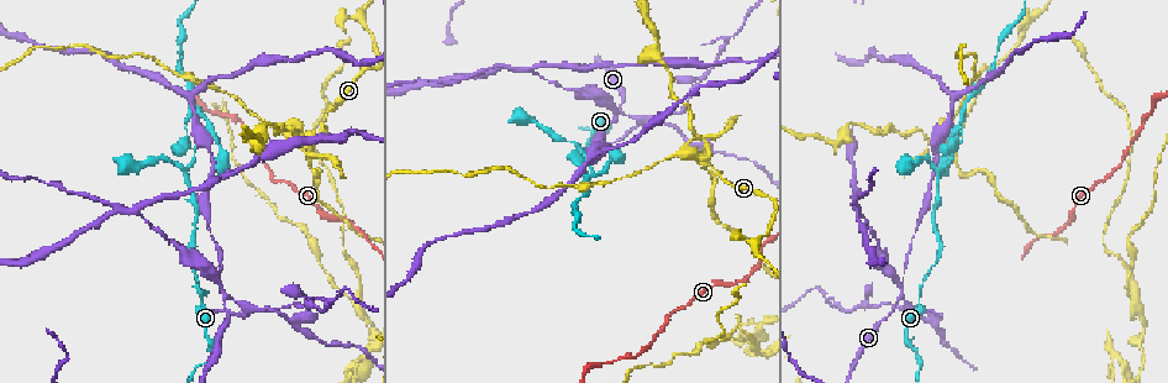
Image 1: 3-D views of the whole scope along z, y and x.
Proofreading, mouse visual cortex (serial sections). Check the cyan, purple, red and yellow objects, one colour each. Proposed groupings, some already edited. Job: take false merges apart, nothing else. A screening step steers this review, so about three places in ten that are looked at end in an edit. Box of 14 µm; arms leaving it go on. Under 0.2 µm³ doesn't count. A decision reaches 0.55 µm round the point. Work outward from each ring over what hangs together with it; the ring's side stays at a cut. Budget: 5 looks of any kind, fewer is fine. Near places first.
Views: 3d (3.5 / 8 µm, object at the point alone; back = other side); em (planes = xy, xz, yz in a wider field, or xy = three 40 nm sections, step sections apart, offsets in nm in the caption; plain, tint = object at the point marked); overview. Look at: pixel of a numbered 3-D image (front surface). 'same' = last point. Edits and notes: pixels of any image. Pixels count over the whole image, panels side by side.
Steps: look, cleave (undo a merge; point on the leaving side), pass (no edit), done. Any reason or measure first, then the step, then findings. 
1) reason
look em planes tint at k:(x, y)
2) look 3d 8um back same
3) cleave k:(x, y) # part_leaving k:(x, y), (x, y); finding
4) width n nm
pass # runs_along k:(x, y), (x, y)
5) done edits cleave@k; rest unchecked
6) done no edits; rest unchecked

a narrow waist
look 3d 3.5um at 1:(592, 131)

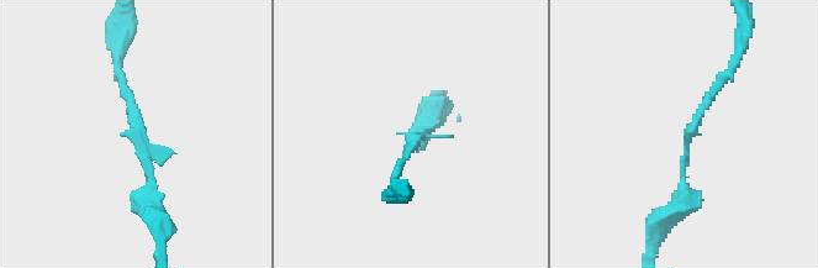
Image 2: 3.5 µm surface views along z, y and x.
pass # runs_along 2:(663, 220), (685, 198), (687, 134), (726, 75); continuous, no second cell

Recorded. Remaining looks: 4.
narrows sharply
look 3d 3.5um at 1:(962, 135)

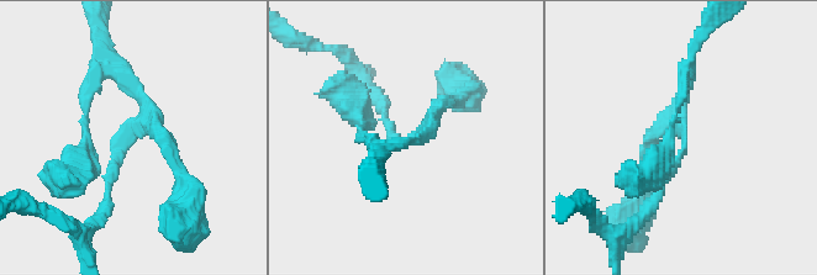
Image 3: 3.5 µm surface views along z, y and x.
need the tissue
look em xy step 1 tint at 3:(683, 139)

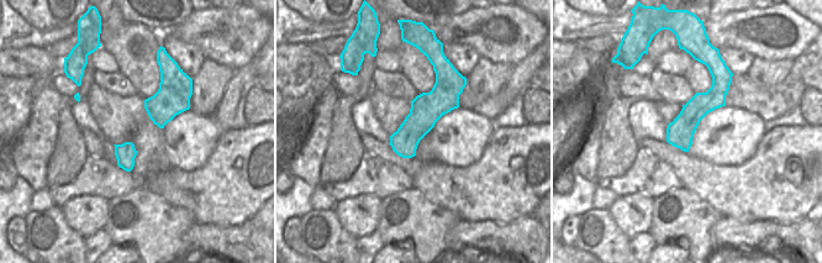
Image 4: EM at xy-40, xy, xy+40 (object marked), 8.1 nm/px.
pass # runs_along 3:(648, 207), (683, 154), (689, 74); continuous, no second cell

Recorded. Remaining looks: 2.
done no edits; rest unchecked

